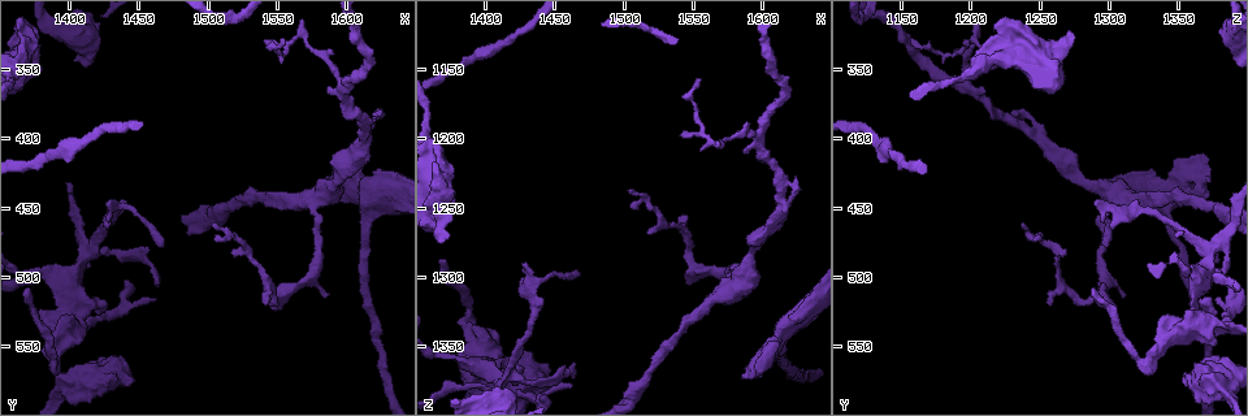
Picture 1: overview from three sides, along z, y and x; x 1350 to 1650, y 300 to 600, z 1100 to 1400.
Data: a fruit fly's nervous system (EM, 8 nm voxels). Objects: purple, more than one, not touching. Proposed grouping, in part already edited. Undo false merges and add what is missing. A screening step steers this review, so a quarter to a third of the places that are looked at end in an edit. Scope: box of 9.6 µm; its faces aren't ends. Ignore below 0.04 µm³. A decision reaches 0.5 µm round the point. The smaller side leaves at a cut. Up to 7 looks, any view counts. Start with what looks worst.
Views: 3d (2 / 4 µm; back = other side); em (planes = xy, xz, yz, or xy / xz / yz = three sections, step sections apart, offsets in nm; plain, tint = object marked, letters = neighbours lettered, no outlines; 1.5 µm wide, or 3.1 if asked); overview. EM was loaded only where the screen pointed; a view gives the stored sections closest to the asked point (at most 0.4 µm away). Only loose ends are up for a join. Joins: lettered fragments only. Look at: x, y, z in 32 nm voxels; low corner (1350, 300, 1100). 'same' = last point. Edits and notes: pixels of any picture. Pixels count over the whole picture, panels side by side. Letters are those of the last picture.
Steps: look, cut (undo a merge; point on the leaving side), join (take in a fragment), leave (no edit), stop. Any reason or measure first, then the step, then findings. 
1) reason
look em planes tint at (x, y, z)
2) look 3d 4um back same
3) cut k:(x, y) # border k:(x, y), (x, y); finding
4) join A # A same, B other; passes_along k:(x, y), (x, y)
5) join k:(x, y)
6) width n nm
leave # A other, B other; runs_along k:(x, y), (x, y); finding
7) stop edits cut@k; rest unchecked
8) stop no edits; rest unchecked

look 3d 4um at (1432, 574, 1356)

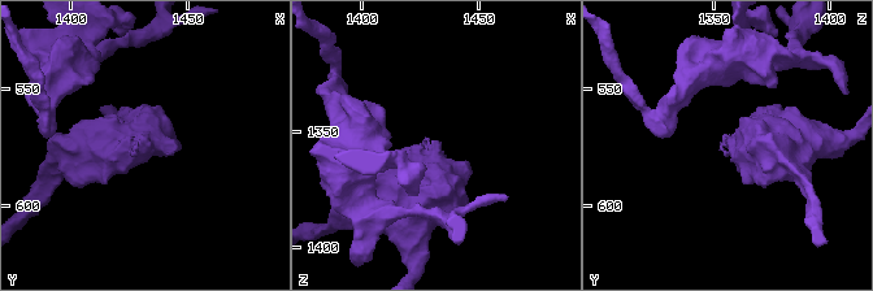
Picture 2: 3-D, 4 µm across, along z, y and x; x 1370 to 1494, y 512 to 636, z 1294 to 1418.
look em planes letters at (1434, 573, 1355)

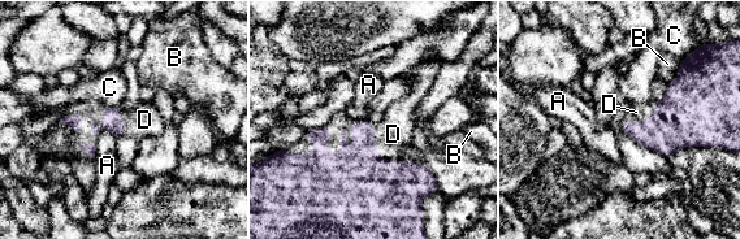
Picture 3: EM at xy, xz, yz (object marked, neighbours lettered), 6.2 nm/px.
join D # A other, B other, C other, D same; passes_along 3:(360, 187), (375, 150), (393, 134); the neuron continues

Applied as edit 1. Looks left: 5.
look overview

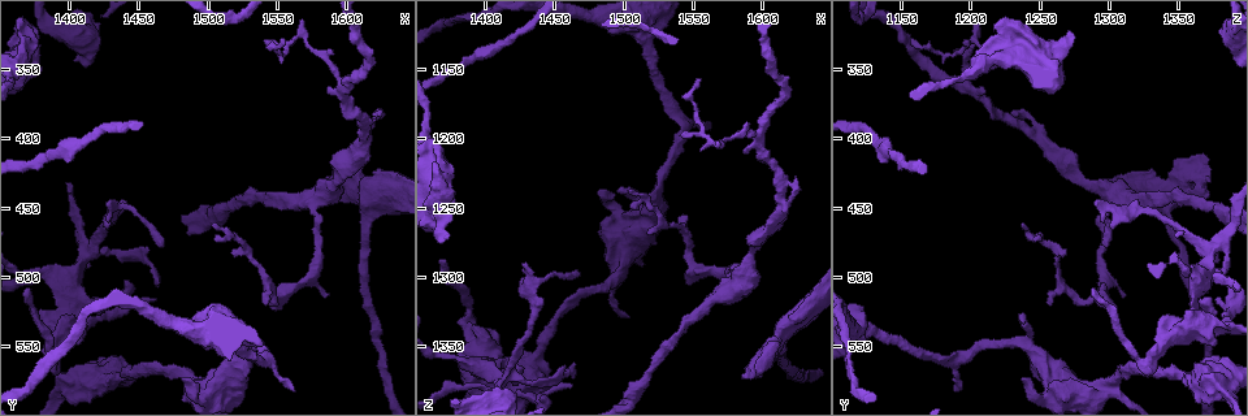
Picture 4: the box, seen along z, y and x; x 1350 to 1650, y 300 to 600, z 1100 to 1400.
an open end
look em planes letters at (1372, 322, 1268)

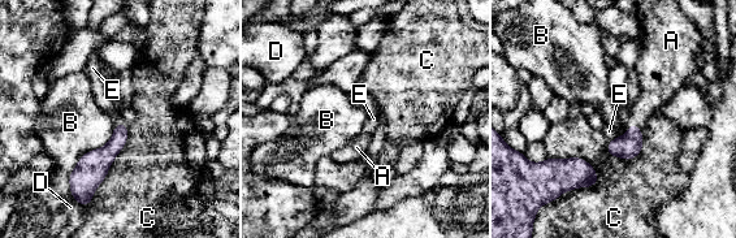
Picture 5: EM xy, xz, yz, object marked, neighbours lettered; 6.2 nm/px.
longest_contact B 550 nm
join A # A same, B other, C other, D other, E other; passes_along 5:(628, 146), (639, 128), (656, 91); it goes on there

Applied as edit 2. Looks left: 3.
an open end
look em xy step 8 letters at (1562, 582, 1188)

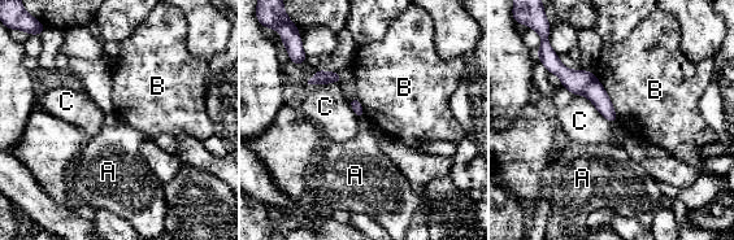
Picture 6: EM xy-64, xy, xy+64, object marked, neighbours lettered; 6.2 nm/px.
look em planes letters same

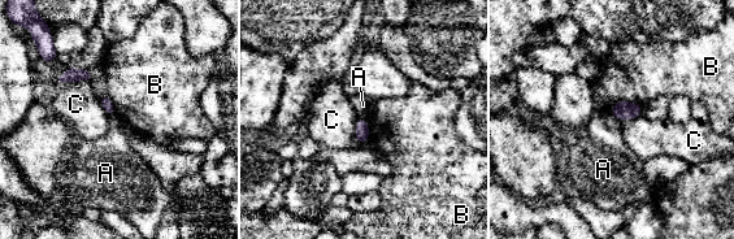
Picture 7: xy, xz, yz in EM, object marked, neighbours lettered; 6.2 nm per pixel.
leave # A other, B other, C other; border 7:(609, 111), (619, 121); none of them fits

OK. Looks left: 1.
stop edits join@3, join@5; rest unchecked

